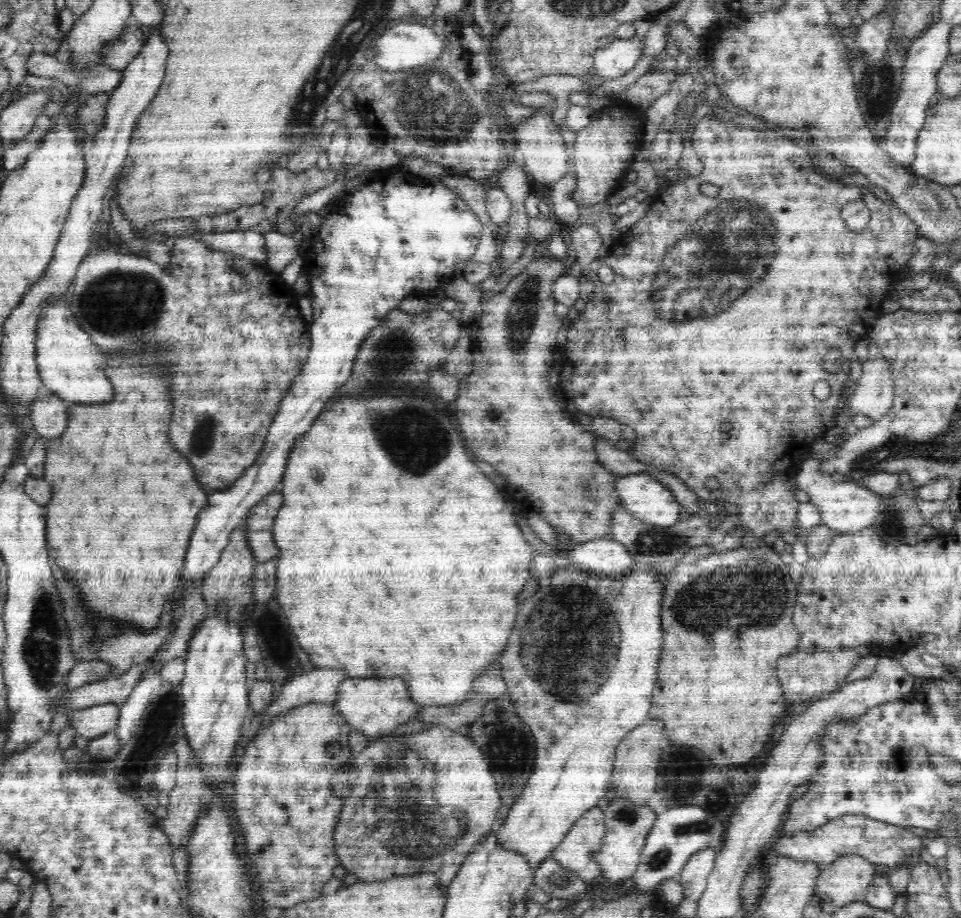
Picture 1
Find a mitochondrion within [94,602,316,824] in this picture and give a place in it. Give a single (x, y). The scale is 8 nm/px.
(156, 735)

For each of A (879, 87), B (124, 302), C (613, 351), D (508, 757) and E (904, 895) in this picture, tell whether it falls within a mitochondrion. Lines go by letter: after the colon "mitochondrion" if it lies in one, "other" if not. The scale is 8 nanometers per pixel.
A: mitochondrion
B: mitochondrion
C: other
D: mitochondrion
E: other

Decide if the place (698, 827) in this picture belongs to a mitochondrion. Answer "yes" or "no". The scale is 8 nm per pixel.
yes

